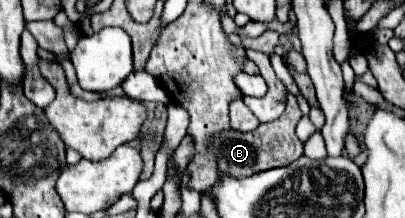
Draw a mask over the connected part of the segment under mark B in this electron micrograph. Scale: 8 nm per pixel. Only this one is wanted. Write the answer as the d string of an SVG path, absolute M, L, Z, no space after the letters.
M289 94L287 108L277 120L259 124L259 128L251 132L233 132L233 128L229 128L227 132L219 132L219 136L211 136L207 150L217 156L217 170L227 172L227 176L235 178L247 178L263 170L287 166L303 154L303 142L295 136L295 126L301 120L301 116L303 114L297 106L297 98Z

